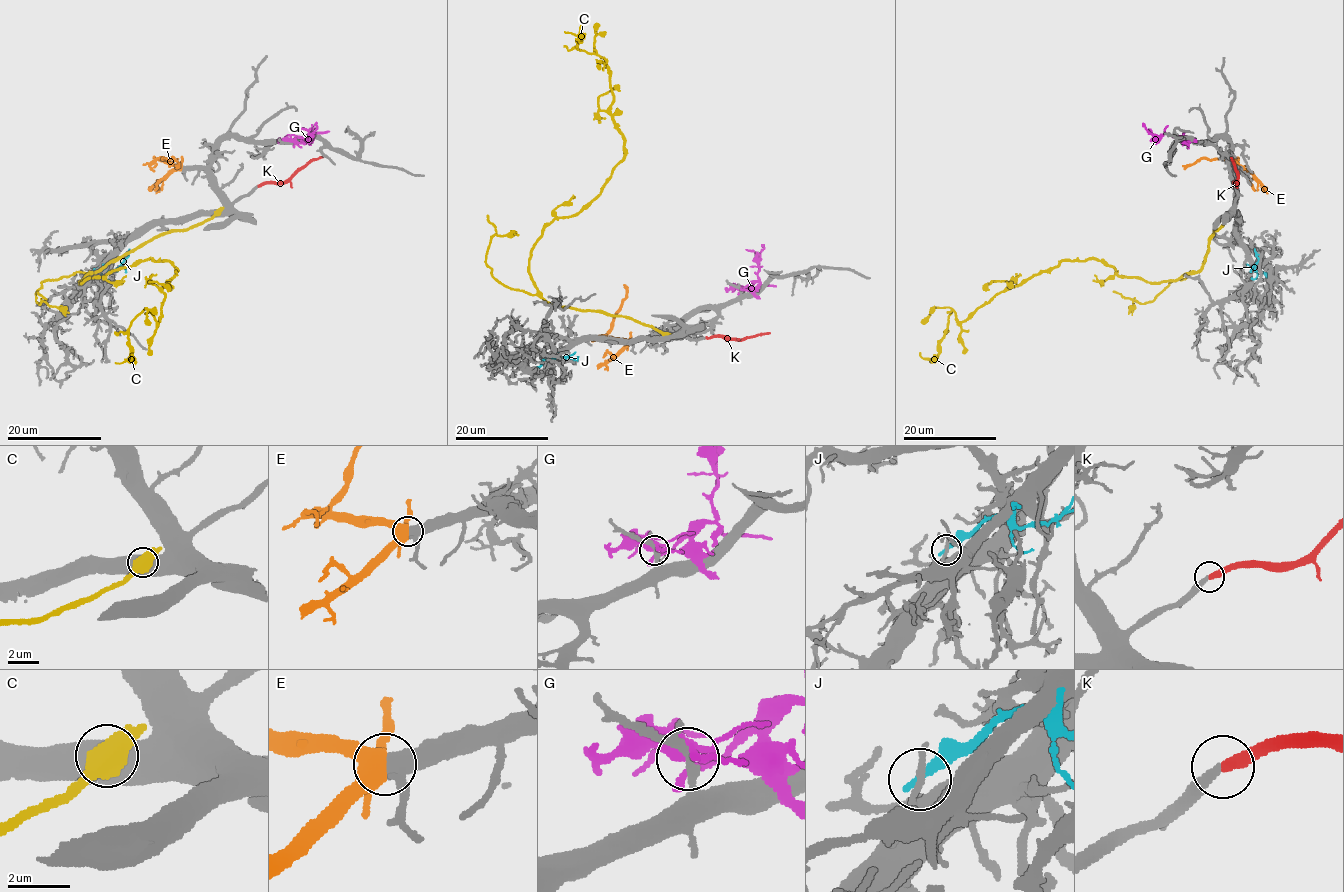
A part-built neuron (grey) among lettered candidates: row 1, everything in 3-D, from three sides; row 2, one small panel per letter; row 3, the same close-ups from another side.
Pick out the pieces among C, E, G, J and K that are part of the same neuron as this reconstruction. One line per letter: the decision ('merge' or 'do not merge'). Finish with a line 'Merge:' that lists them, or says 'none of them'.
C: do not merge
E: merge
G: do not merge
J: do not merge
K: merge
Merge: E, K

